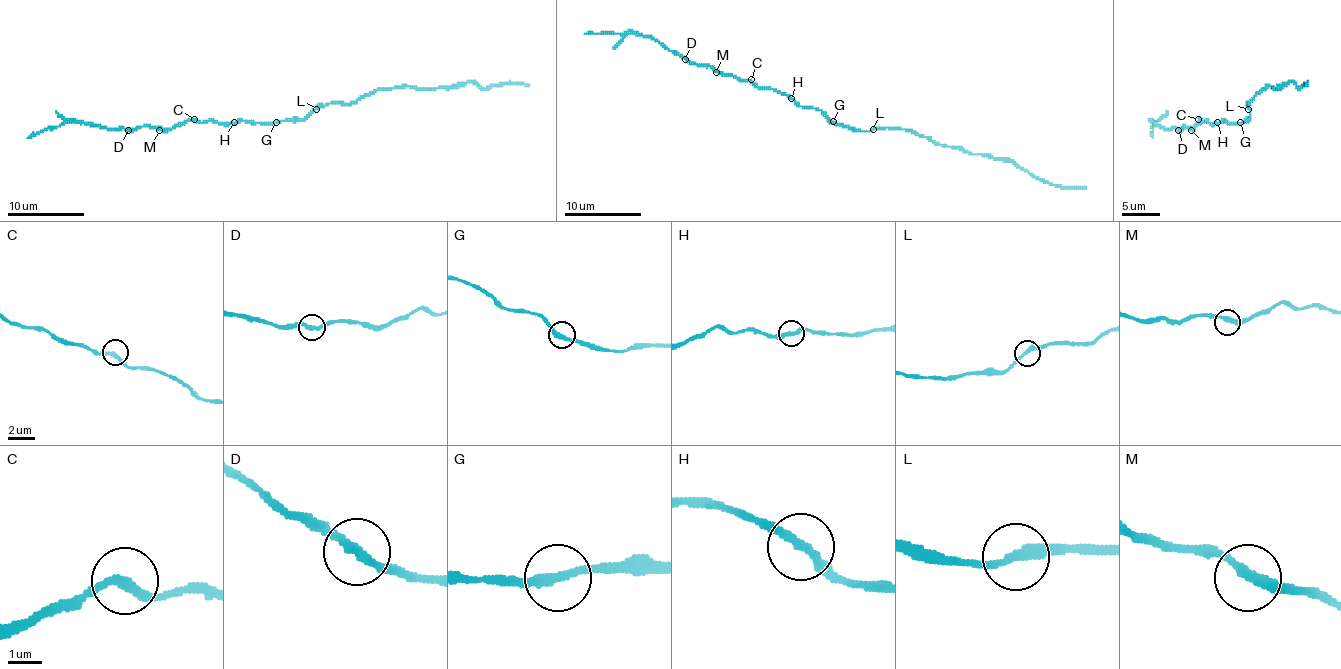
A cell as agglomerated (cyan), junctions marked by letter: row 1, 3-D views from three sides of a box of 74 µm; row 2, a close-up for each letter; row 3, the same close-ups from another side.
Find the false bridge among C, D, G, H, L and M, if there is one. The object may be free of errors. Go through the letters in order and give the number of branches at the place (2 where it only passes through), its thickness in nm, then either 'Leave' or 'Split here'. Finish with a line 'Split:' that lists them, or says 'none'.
C: Branches: 2. Thickness 280 nm. Leave
D: Branches: 2. Thickness 280 nm. Leave
G: Branches: 2. Thickness 320 nm. Leave
H: Branches: 2. Thickness 280 nm. Leave
L: Branches: 2. Thickness 280 nm. Leave
M: Branches: 2. Thickness 280 nm. Leave
Split: none

